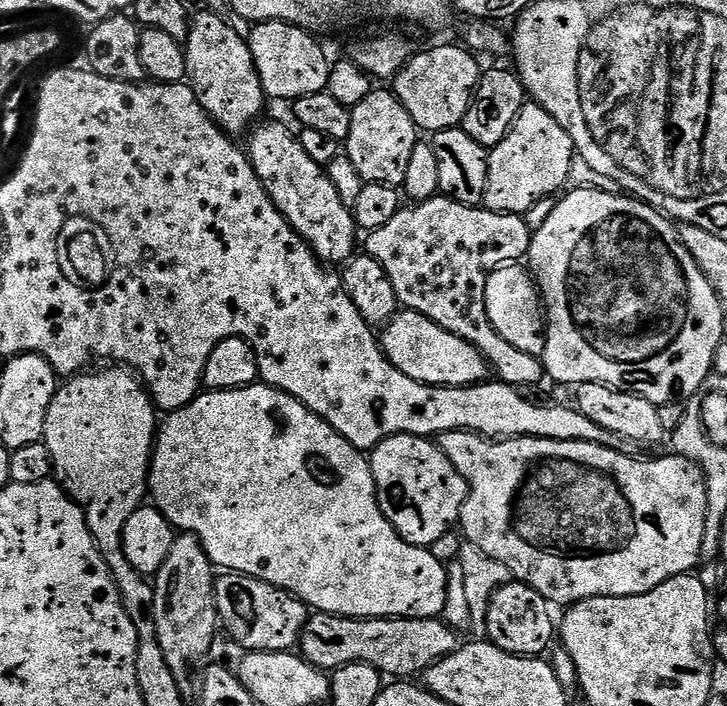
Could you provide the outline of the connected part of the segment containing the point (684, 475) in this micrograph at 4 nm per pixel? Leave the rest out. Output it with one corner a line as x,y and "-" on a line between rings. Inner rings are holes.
443,432
438,437
438,443
441,450
446,454
446,458
450,458
450,462
458,470
458,474
462,474
462,478
468,484
468,497
460,511
459,531
464,531
463,539
467,543
478,546
478,550
483,550
485,554
490,554
490,558
495,558
497,562
502,562
502,566
506,566
506,570
510,570
513,581
521,584
528,584
534,590
538,590
538,594
542,594
542,598
546,598
548,603
553,606
571,606
580,600
589,600
590,598
598,598
599,596
641,596
650,590
654,590
654,586
662,586
662,582
666,582
675,576
682,576
693,571
695,564
701,563
700,551
702,550
702,534
706,530
706,482
702,470
694,462
690,462
685,456
677,456
669,454
669,456
660,456
657,460
635,460
632,454
628,452
617,452
615,448
607,448
601,444
594,442
582,442
581,440
551,440
550,438
538,438
537,436
515,436
512,440
489,440
487,436
478,436
475,432

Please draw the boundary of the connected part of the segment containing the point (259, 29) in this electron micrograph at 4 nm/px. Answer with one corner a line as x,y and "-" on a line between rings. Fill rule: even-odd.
262,20
252,29
248,45
264,87
265,97
291,102
306,94
318,94
328,87
330,59
313,33
281,20

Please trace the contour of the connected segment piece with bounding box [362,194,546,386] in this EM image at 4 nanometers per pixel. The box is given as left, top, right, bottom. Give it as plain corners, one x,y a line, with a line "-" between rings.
437,194
428,200
401,206
398,214
394,214
386,226
363,237
362,248
374,258
374,262
378,262
378,266
382,266
386,278
390,278
390,286
394,286
397,301
407,311
422,314
430,318
430,322
442,326
442,330
450,330
450,334
458,334
458,338
473,344
484,355
491,371
500,375
497,377
503,383
525,386
545,379
543,363
537,357
522,354
522,350
514,350
510,342
506,342
506,338
494,330
486,314
486,282
494,269
523,261
527,257
532,234
523,215
507,216
504,212
492,212
483,206
454,202
446,195

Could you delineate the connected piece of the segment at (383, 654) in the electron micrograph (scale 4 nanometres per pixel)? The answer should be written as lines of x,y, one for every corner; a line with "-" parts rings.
316,612
315,614
309,615
308,625
304,627
304,635
300,637
300,643
298,645
299,651
302,653
304,659
309,660
315,668
322,668
325,670
335,670
346,666
347,664
369,664
374,666
380,671
385,677
388,678
412,678
415,674
423,674
423,672
430,667
434,662
438,662
442,658
446,658
452,652
455,652
458,647
458,633
452,628
448,627
444,623
443,619
437,618
435,620
355,620
349,616
331,616
325,612

